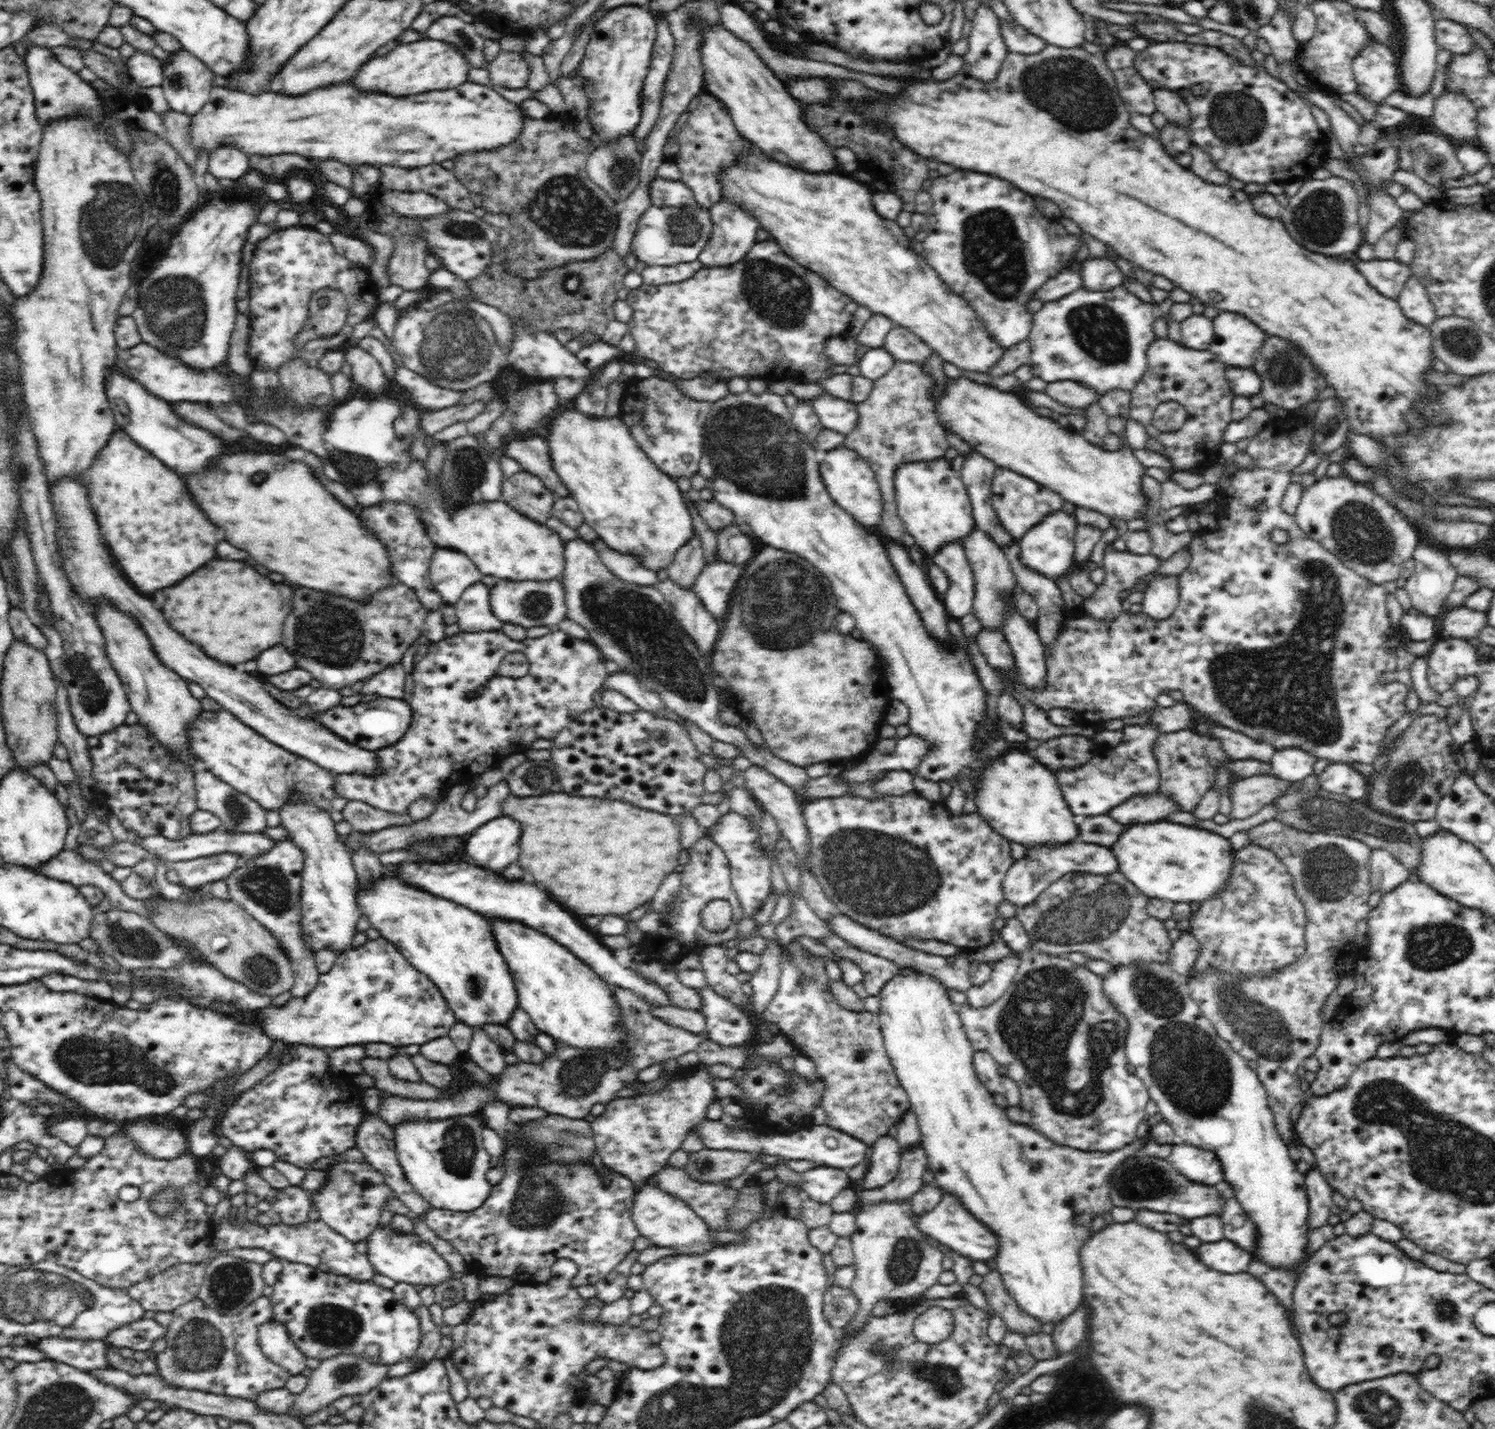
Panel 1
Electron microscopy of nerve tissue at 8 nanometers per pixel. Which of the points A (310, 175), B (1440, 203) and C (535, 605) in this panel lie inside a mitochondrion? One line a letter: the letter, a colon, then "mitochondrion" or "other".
A: other
B: other
C: mitochondrion

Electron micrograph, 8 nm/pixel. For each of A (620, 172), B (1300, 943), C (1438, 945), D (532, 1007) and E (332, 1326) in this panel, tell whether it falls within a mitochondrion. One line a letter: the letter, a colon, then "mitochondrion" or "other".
A: mitochondrion
B: other
C: mitochondrion
D: other
E: mitochondrion

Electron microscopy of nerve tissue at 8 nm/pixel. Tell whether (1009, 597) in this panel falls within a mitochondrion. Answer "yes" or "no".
no

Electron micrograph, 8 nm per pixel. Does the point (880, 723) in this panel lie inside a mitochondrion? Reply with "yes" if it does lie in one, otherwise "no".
no

